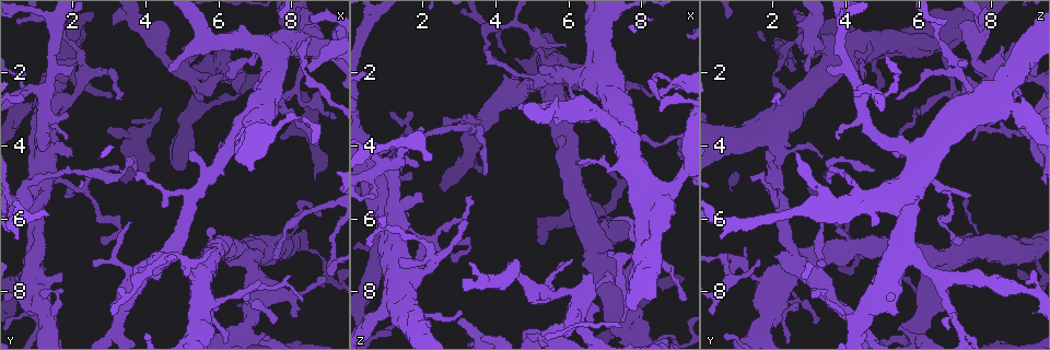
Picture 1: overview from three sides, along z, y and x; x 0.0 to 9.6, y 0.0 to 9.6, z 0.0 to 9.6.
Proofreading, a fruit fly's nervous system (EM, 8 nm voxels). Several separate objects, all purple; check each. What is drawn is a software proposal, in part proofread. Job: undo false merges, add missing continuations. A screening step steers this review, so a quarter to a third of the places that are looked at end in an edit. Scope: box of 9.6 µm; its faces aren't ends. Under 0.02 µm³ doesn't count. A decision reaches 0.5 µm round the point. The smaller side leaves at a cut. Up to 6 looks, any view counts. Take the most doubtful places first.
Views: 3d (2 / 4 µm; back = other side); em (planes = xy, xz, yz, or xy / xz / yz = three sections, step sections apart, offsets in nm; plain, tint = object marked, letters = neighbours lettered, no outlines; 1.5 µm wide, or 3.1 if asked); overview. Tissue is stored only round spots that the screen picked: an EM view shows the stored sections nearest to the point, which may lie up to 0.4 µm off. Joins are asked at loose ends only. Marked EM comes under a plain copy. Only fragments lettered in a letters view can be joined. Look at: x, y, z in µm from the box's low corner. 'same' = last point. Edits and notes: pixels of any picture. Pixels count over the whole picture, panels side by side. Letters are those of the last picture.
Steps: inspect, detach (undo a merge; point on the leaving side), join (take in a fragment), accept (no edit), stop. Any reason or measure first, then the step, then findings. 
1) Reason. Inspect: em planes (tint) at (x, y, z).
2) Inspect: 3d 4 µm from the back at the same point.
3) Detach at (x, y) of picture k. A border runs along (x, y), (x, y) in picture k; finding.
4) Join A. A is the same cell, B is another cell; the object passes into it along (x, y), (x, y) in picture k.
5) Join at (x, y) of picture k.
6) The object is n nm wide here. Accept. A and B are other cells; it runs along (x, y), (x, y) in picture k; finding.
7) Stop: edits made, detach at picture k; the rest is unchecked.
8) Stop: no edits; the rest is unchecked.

End of a long branch. Inspect: em xz step 4 (letters) at (3.80, 4.65, 4.80).

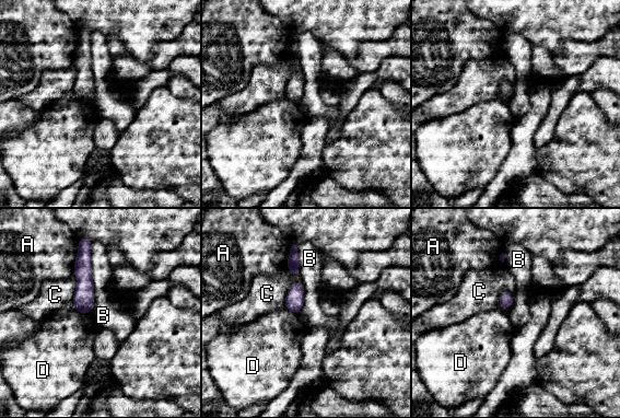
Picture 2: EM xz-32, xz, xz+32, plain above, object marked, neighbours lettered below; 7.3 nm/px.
The object is 100 nm wide here; the longest contact is with B, 550 nm. Accept. A, B, C and D are other cells; no lettered fragment goes on from it.

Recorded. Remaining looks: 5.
Arms part here. Inspect: em planes (letters) at (5.25, 2.05, 8.00).

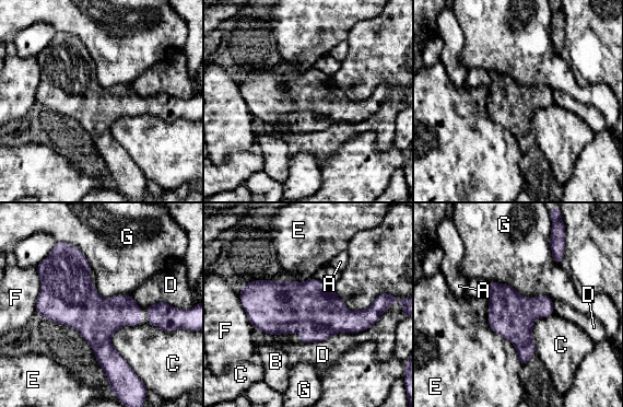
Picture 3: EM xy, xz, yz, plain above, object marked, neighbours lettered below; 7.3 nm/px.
The object is 320 nm wide here; the longest contact is with D, 650 nm. Accept. A, B, C, D, E, F and G are other cells; one cell here.

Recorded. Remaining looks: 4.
Branch stops here. Inspect: em xz step 4 (letters) at (2.90, 6.55, 7.20).

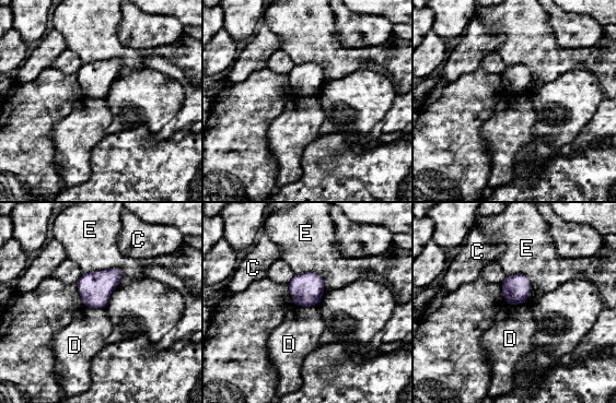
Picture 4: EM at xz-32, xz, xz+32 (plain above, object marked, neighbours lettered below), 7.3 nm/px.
Another direction. Inspect: em planes (letters) at the same point.

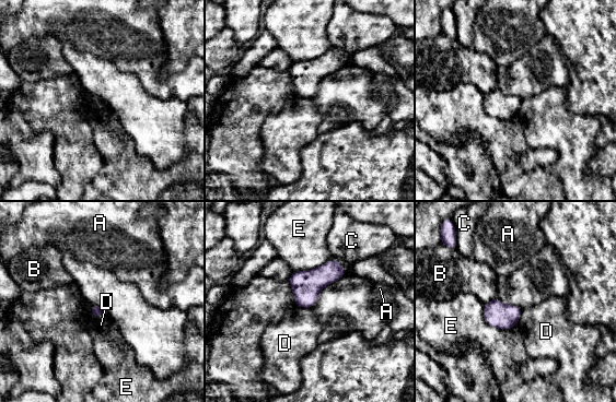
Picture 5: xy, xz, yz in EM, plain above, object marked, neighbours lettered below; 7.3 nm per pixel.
Accept. A, B, C, D and E are other cells; a border runs along (90, 306), (93, 315), (105, 314) in picture 5; none of them fits.

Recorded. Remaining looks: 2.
Stop: no edits; the rest is unchecked.

